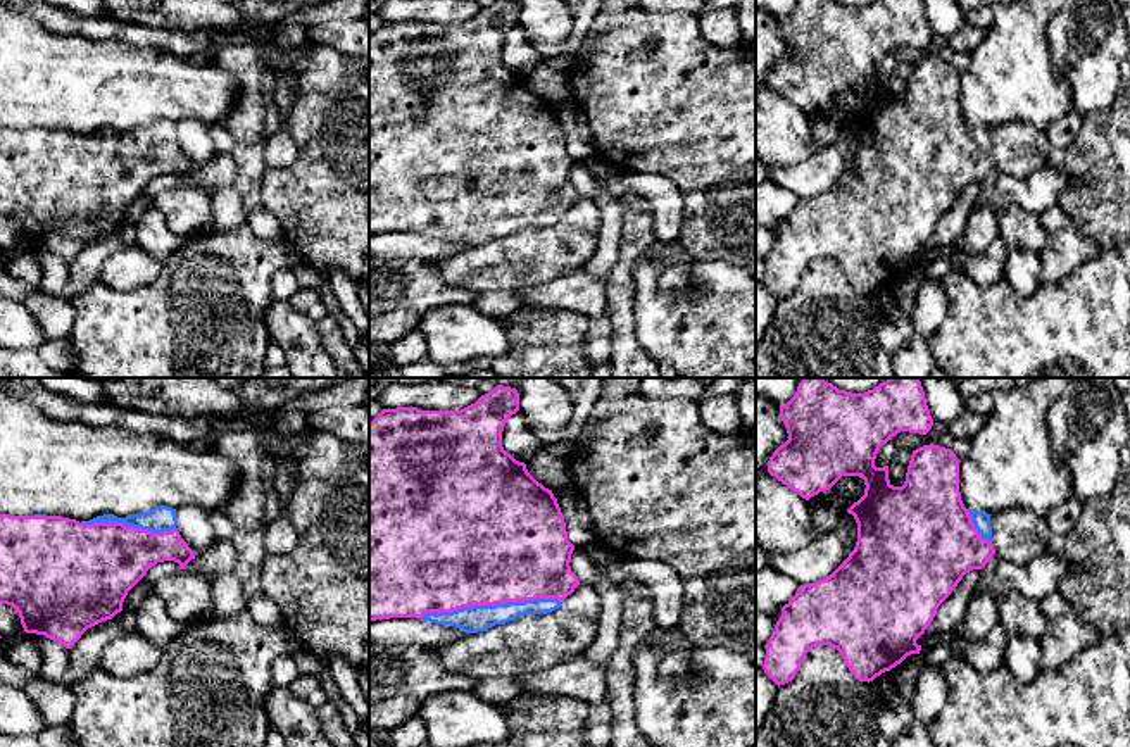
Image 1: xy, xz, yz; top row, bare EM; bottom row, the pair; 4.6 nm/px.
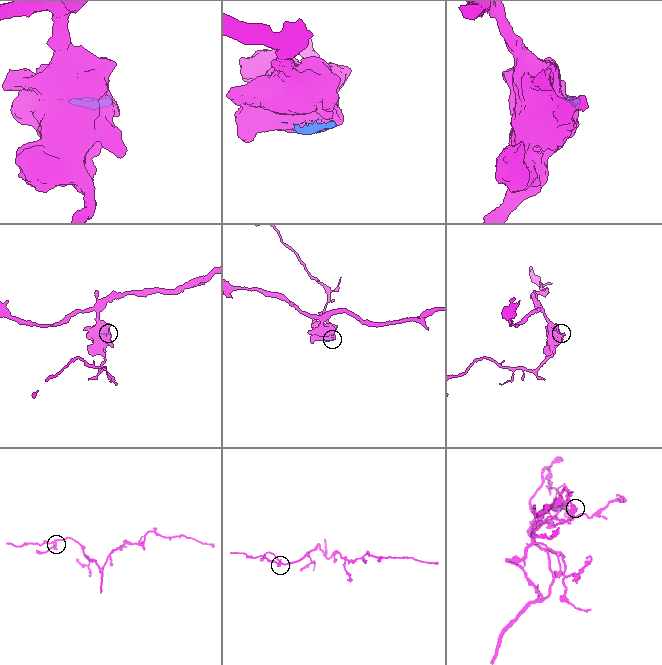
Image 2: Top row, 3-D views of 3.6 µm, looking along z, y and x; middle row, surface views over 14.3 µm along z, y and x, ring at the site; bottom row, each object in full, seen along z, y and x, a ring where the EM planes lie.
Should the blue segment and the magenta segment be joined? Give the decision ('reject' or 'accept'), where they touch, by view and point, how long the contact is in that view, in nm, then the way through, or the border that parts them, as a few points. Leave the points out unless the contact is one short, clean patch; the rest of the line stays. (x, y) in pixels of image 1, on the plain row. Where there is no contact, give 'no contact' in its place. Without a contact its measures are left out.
accept; meets blue in xz at (490, 219); contact 650 nm long

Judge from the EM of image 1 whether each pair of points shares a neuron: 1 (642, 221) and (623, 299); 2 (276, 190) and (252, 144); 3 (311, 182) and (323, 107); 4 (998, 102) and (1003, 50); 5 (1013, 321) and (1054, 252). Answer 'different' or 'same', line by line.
1: same
2: different
3: same
4: same
5: different

